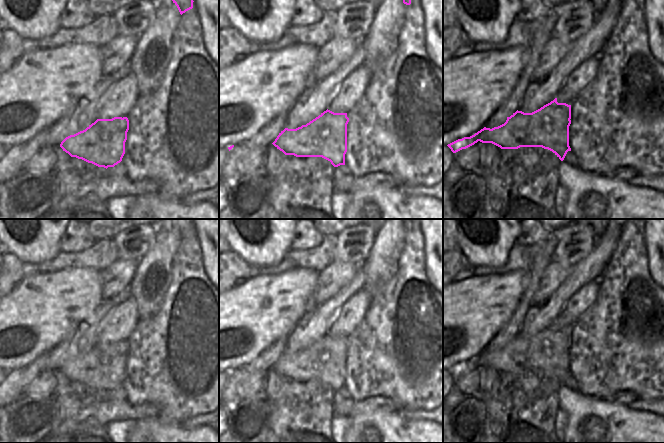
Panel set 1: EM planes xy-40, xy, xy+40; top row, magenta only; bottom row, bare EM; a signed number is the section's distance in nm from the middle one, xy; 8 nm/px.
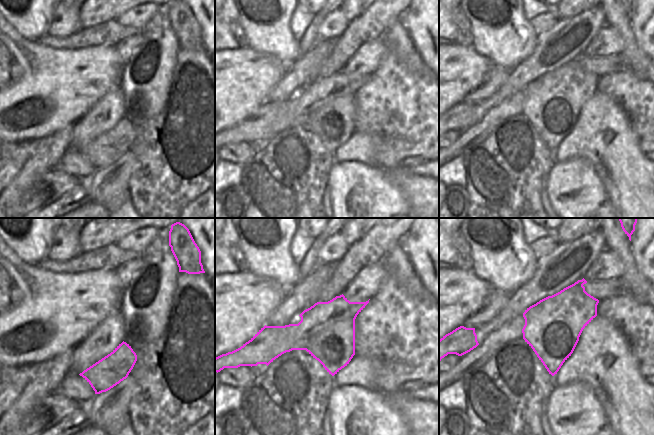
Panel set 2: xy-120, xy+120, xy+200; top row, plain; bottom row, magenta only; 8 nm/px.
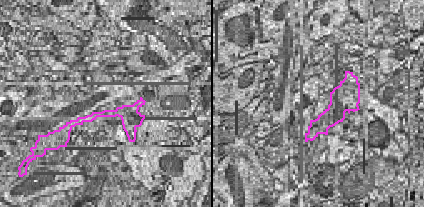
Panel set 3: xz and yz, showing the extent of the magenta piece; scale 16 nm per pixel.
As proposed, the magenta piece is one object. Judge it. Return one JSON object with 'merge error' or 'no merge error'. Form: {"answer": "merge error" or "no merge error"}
{"answer": "merge error"}

